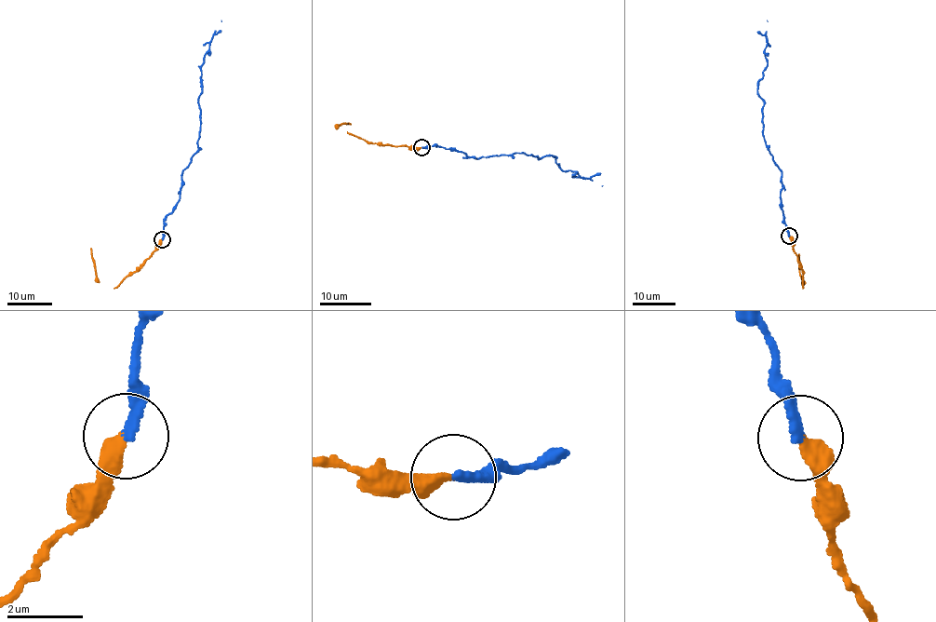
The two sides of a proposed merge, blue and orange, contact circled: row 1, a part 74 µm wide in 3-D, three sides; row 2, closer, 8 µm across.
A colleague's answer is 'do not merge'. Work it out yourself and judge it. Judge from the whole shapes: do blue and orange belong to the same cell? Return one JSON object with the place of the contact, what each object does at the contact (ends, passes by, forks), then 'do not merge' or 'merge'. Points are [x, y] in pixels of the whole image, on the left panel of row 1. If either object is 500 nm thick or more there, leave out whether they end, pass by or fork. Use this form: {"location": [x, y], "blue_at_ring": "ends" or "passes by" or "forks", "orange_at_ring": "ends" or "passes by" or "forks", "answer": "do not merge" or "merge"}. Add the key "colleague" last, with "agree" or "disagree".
{"location": [162, 239], "blue_at_ring": "ends", "orange_at_ring": "ends", "answer": "do not merge", "colleague": "agree"}

